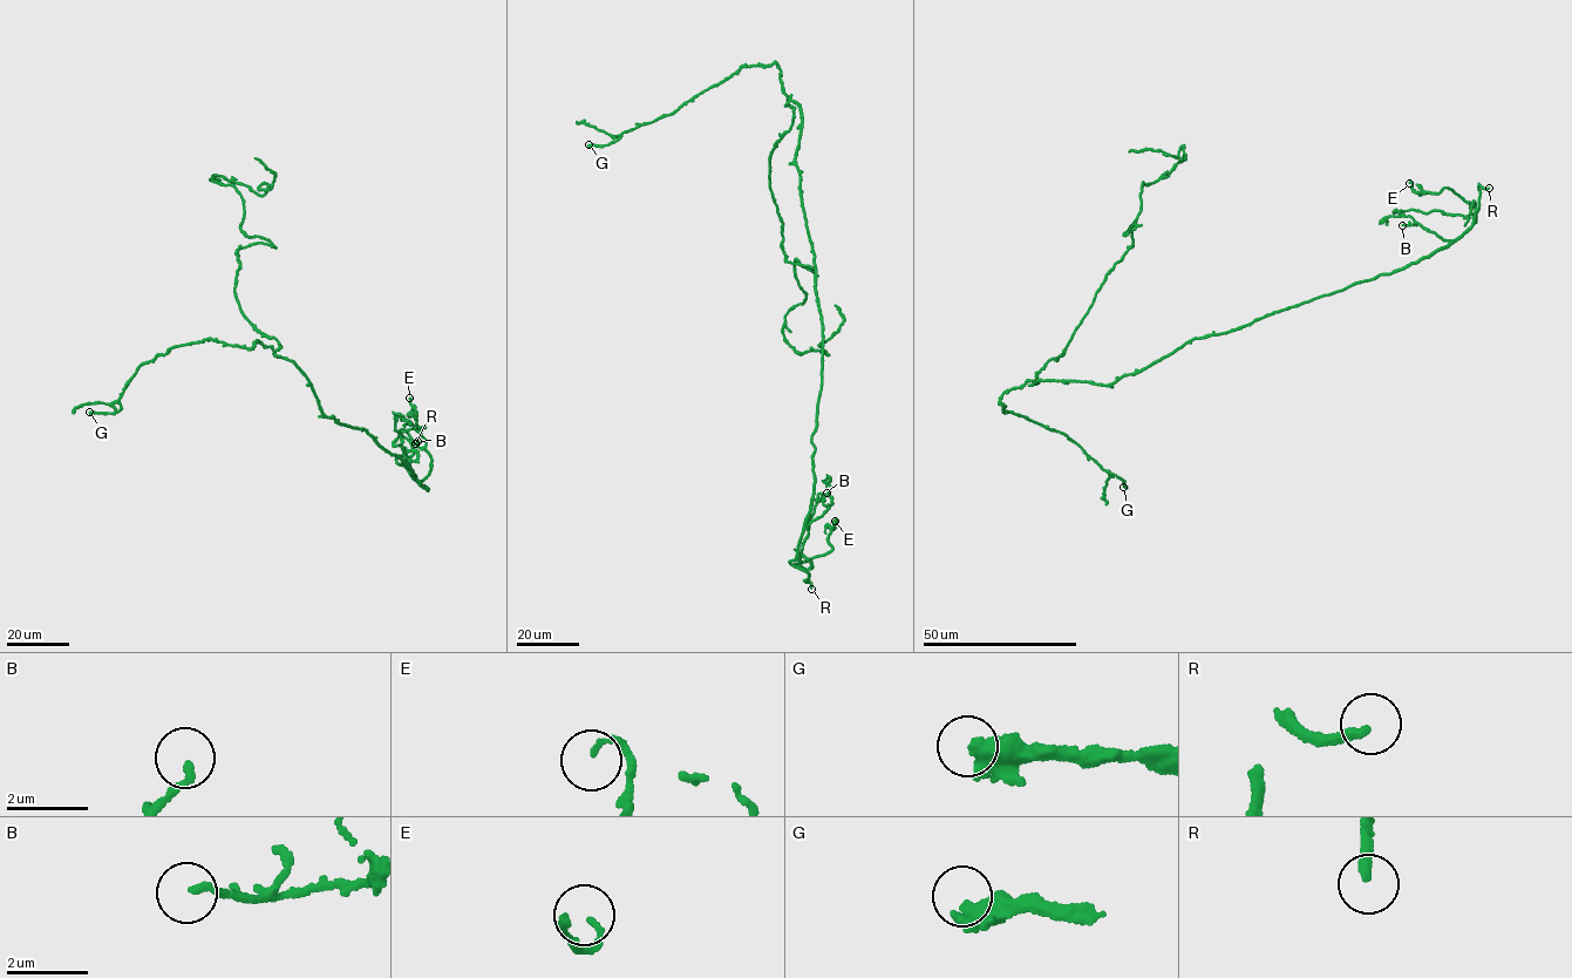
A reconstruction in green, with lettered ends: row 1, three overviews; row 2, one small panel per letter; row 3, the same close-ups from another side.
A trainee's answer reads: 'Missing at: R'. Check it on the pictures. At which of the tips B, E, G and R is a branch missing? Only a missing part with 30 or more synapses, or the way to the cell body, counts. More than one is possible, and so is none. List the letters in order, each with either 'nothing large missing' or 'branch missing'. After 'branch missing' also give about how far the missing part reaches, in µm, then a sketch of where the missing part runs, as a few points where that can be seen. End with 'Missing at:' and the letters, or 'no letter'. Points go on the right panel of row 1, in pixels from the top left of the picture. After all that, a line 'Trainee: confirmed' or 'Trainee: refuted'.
B: nothing large missing
E: nothing large missing
G: nothing large missing
R: branch missing; missing 10 µm
Missing at: R
Trainee: confirmed

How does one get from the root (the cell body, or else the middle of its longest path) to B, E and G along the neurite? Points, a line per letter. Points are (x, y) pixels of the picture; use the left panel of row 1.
B: (308, 381), (325, 416), (366, 429), (382, 449), (406, 462), (428, 490), (420, 482), (431, 460), (417, 441)
E: (308, 381), (325, 416), (366, 429), (428, 490), (393, 445), (401, 433), (424, 427), (409, 398)
G: (308, 381), (291, 361), (257, 339), (249, 350), (206, 339), (175, 346), (140, 365), (118, 411), (89, 412)

